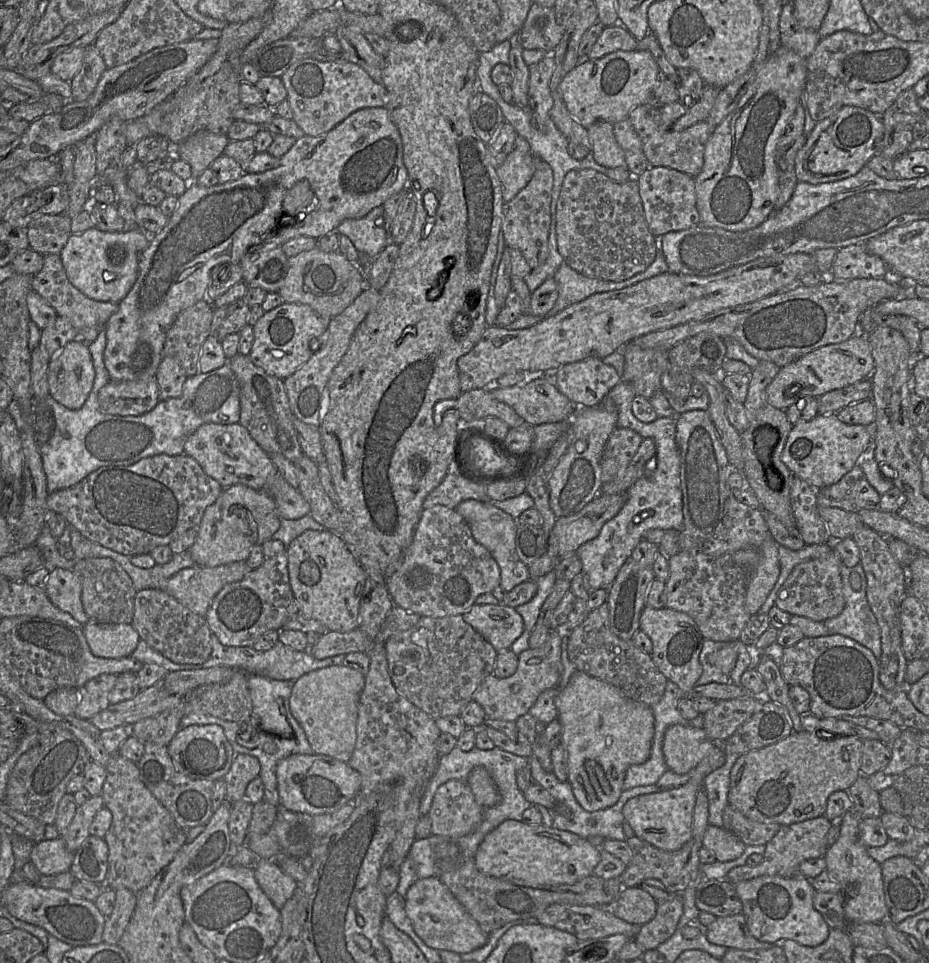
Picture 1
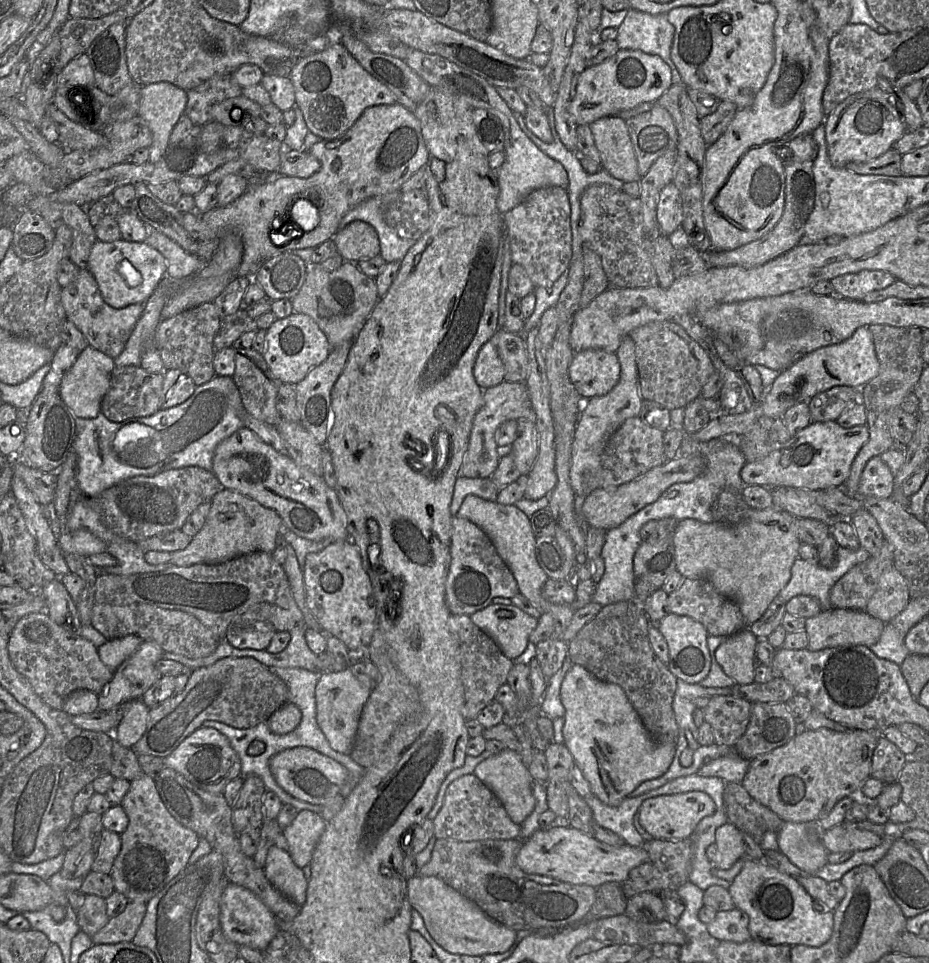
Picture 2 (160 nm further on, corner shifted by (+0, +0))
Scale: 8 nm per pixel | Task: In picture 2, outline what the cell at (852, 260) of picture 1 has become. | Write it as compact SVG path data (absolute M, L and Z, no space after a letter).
M862 270L835 277L829 282L836 296L862 301L867 293L882 290L895 281L896 278L886 271Z

